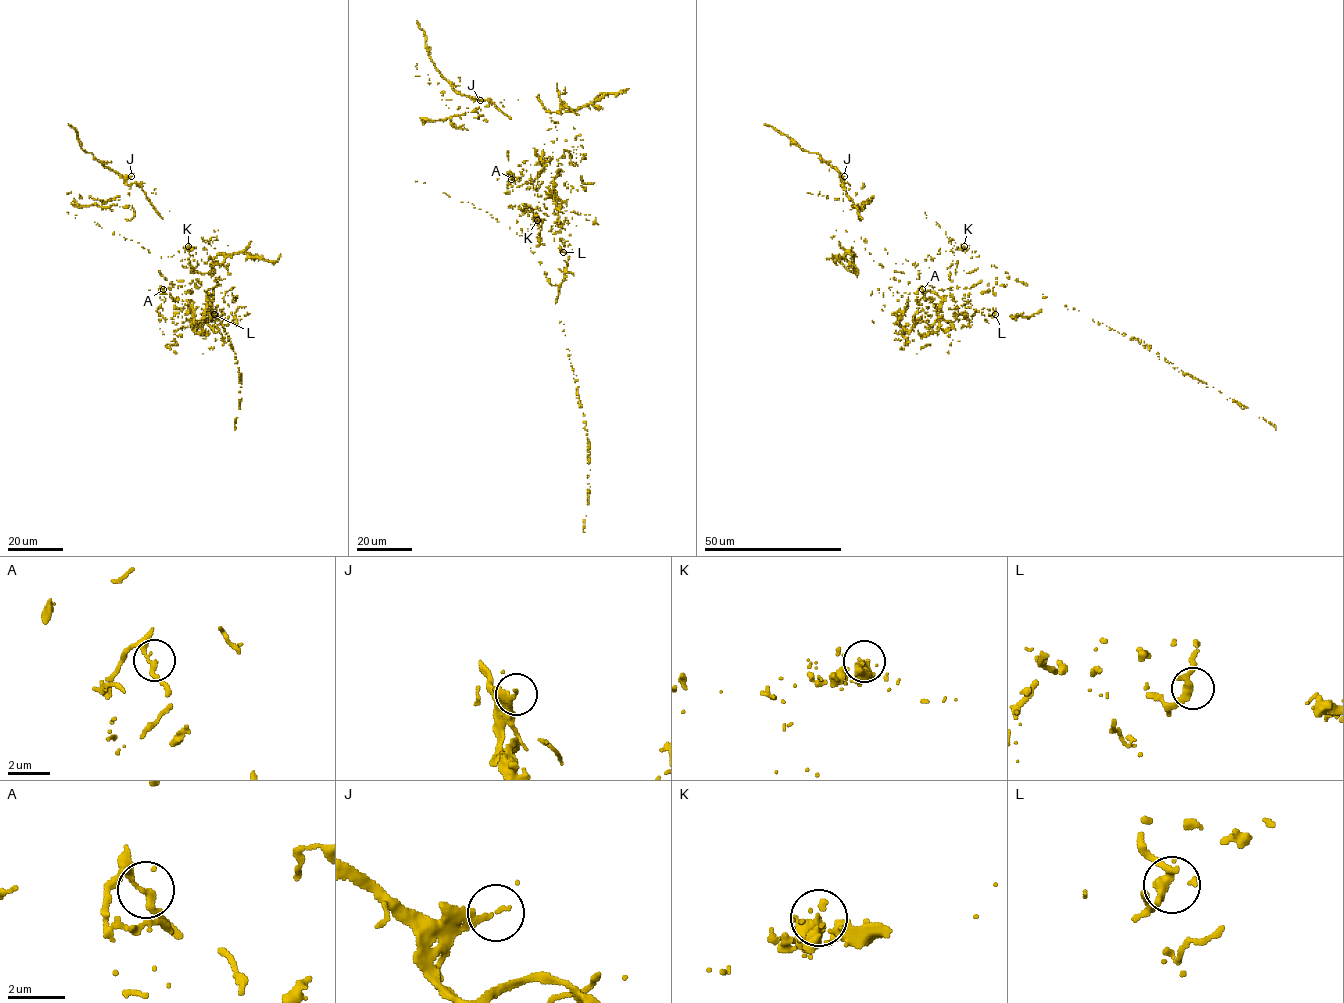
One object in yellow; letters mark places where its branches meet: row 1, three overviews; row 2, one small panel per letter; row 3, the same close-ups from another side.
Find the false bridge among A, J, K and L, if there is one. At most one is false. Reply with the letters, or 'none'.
J

